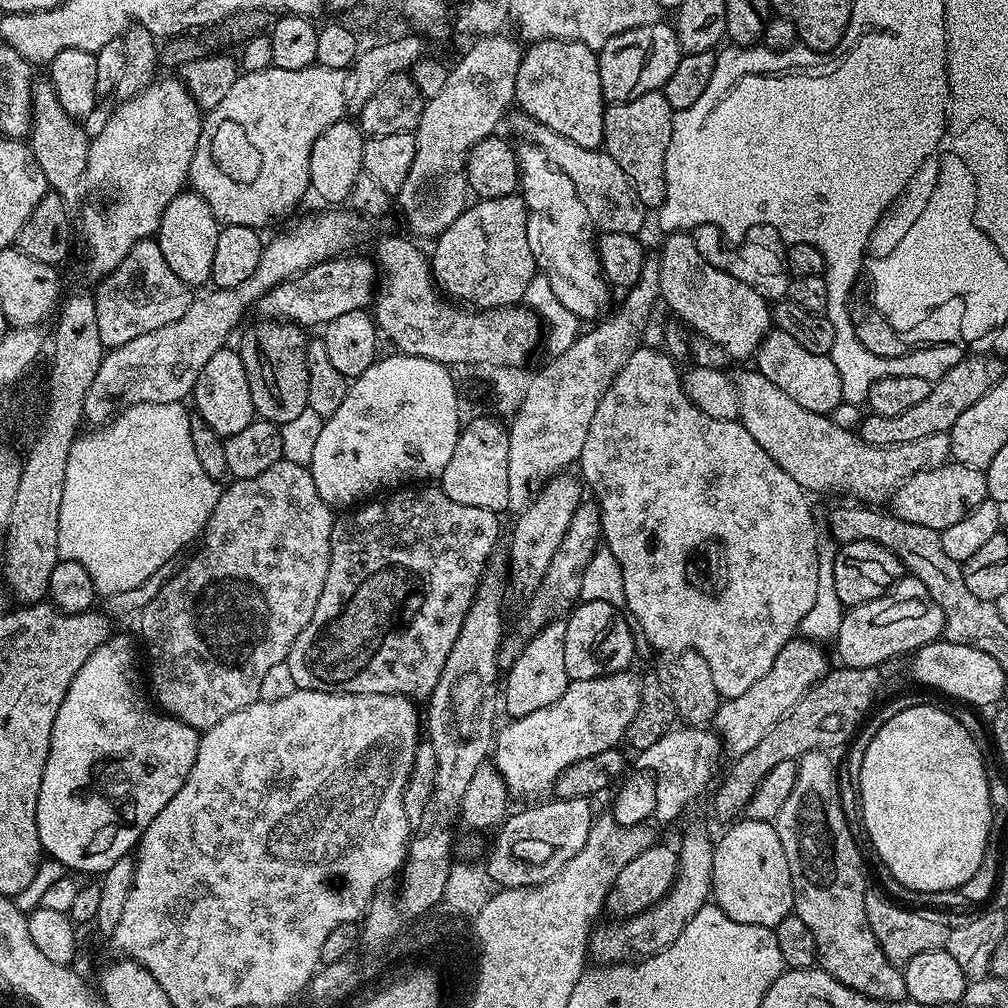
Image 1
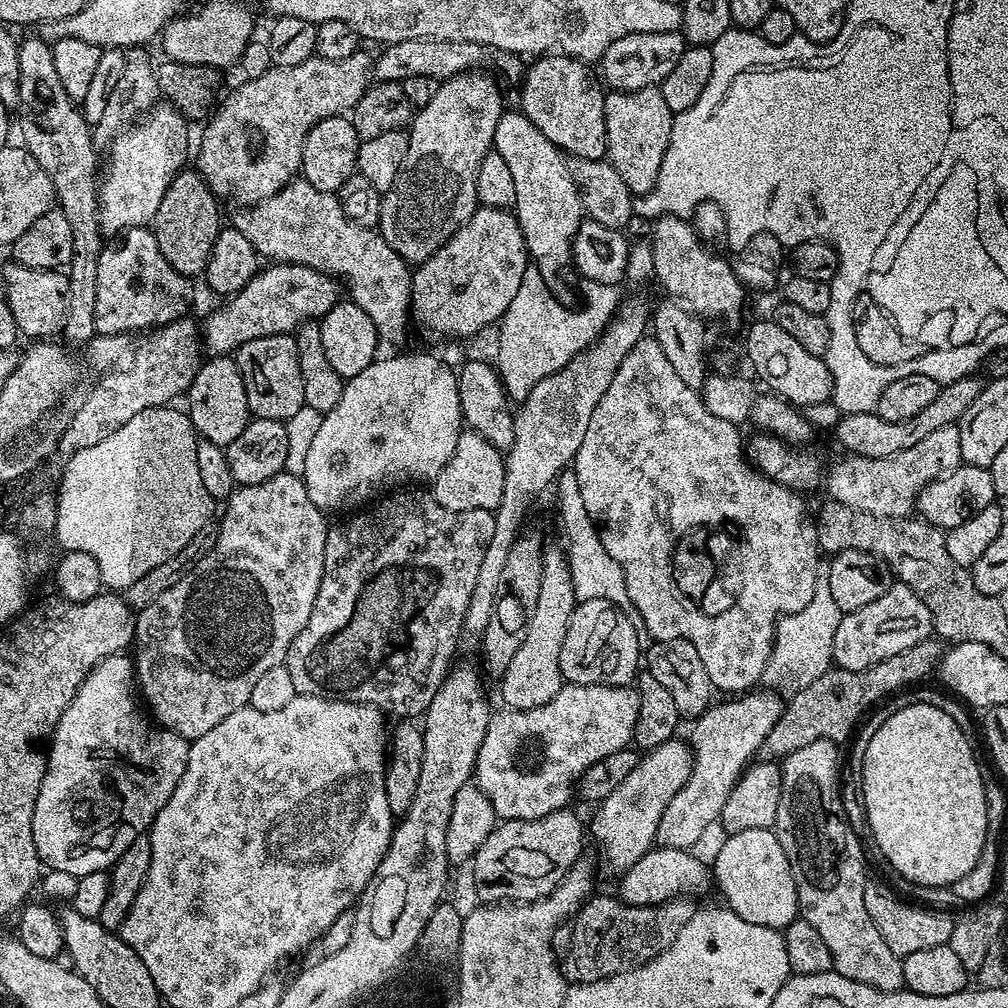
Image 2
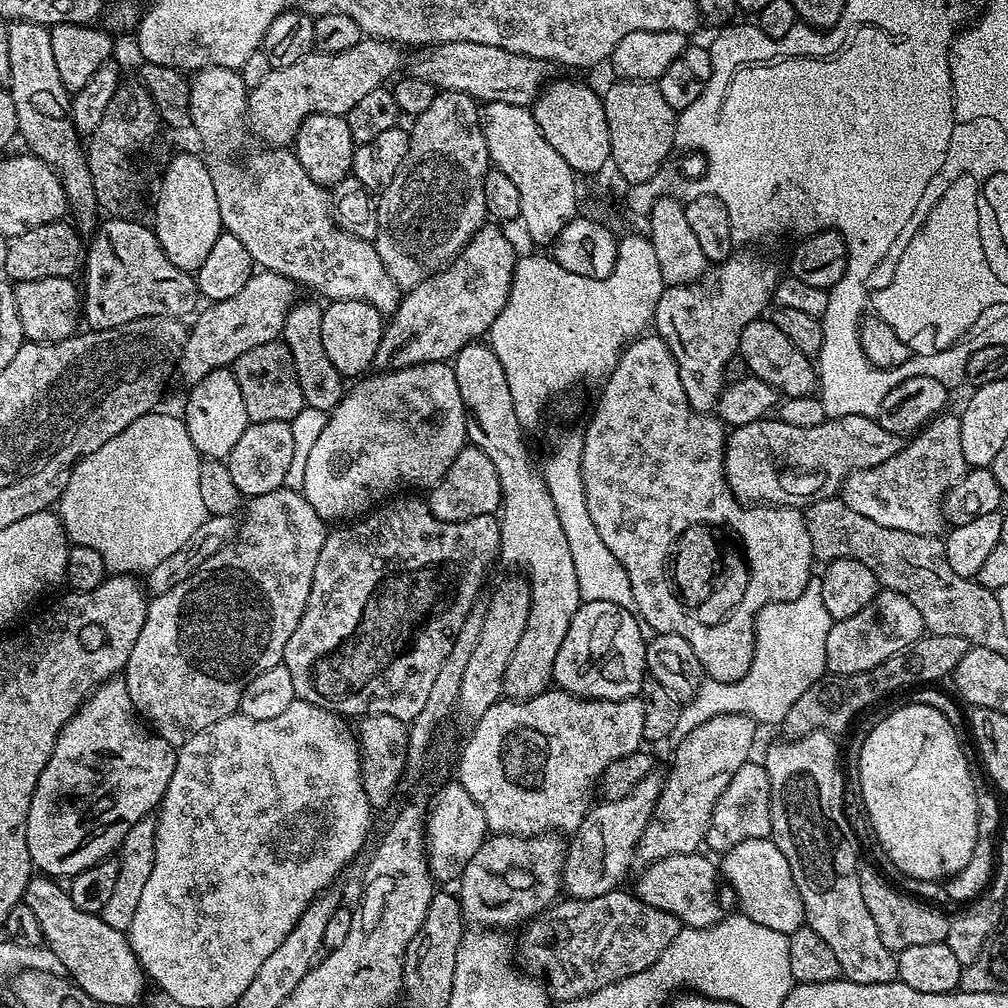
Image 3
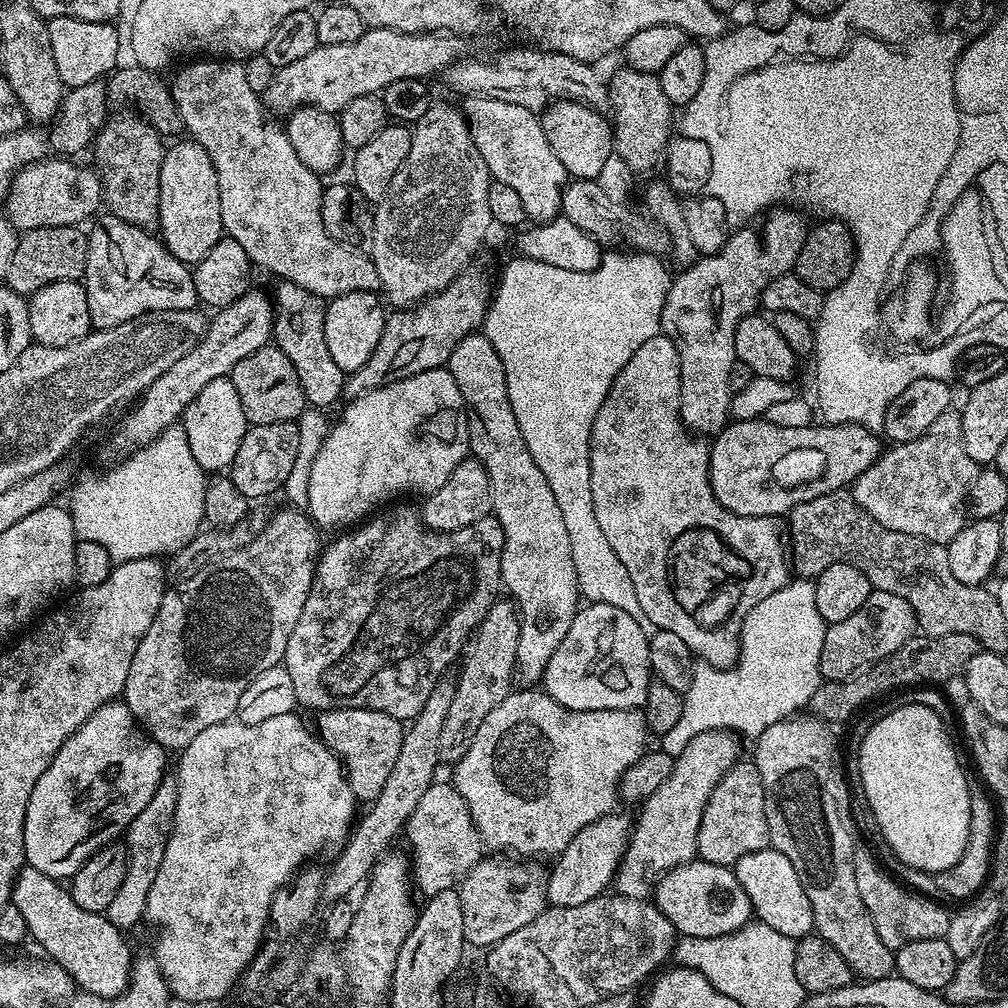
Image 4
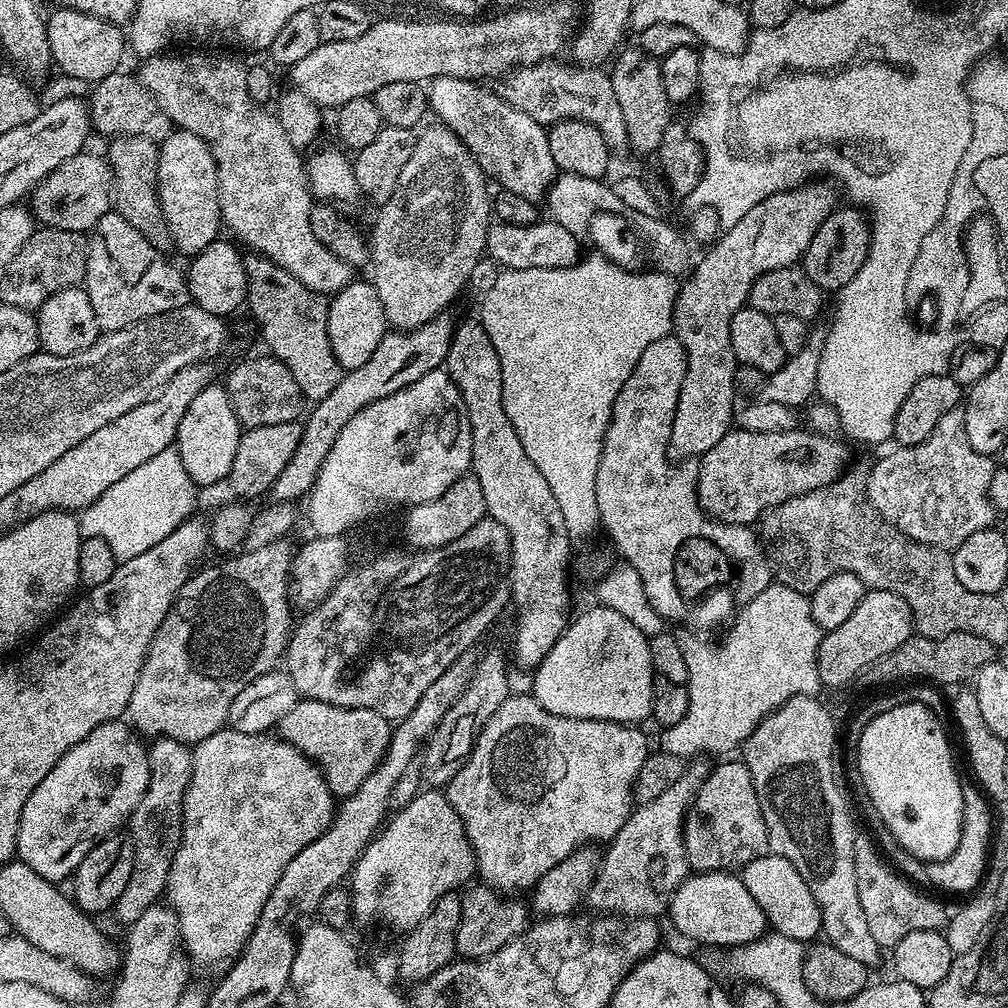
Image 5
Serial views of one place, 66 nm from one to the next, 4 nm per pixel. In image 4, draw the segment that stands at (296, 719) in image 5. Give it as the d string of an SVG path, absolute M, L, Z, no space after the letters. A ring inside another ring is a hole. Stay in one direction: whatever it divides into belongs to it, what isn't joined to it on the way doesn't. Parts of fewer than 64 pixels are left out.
M331 708L319 713L315 718L316 735L344 765L348 785L357 801L376 800L382 786L386 786L386 778L390 778L390 770L394 770L394 762L398 762L398 753L402 750L406 731L405 725L390 718L390 714L365 708Z

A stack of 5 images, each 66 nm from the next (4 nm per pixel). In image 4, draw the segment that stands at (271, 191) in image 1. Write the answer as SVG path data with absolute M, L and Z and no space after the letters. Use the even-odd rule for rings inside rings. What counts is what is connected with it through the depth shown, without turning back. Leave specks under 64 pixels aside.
M368 28L358 42L342 42L342 46L317 46L306 54L306 58L298 58L298 62L290 62L290 66L275 69L272 74L270 86L262 94L267 111L272 114L281 112L287 114L296 108L321 108L327 112L338 114L354 98L375 96L383 93L390 82L398 82L398 78L418 78L424 80L435 72L443 73L451 64L457 63L465 55L465 37L454 36L450 32L419 32L406 34L398 30L385 28Z

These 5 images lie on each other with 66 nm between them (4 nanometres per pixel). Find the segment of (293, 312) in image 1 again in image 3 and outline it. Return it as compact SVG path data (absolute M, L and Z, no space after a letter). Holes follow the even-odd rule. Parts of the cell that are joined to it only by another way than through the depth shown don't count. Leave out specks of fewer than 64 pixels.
M256 270L246 282L246 286L238 290L238 294L209 303L208 309L204 313L201 311L191 321L188 341L178 352L180 376L185 380L185 385L202 382L202 378L206 378L210 370L235 364L238 358L242 358L242 354L246 354L246 350L254 350L254 346L262 346L262 342L281 339L286 318L292 305L298 300L296 291L298 285L290 278L282 274Z

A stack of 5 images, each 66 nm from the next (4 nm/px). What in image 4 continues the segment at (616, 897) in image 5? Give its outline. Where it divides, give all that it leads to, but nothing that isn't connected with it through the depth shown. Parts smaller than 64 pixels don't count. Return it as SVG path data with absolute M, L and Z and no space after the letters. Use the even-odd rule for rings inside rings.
M710 730L691 739L686 750L673 759L670 778L666 778L666 782L662 782L662 786L639 805L640 817L635 817L632 835L628 837L624 857L616 870L615 895L621 898L629 896L632 902L647 901L644 899L653 895L661 876L696 856L702 810L706 810L714 786L718 786L718 782L722 782L724 775L741 759L739 742L731 731Z

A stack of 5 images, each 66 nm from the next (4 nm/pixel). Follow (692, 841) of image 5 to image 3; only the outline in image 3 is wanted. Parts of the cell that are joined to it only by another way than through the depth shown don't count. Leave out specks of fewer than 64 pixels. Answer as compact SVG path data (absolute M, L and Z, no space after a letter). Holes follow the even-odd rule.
M749 762L738 766L738 774L730 778L730 786L722 790L722 798L714 806L714 814L708 823L707 847L712 847L717 854L728 852L740 842L752 838L769 839L772 834L772 791L770 778L763 763Z

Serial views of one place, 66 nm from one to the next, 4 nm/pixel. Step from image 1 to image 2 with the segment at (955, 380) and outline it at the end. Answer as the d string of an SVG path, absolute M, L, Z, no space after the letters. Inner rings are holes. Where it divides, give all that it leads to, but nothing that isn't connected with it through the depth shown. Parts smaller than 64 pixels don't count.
M973 374L953 384L943 385L938 398L934 398L934 402L930 402L930 406L926 406L921 413L914 414L914 418L906 418L906 422L886 422L874 410L844 414L834 429L836 440L845 448L845 453L853 456L890 458L894 454L902 454L902 450L910 450L914 442L922 442L926 434L934 434L934 430L942 430L942 426L959 422L962 414L966 414L970 402L978 398L982 387L982 380L978 377L979 375Z

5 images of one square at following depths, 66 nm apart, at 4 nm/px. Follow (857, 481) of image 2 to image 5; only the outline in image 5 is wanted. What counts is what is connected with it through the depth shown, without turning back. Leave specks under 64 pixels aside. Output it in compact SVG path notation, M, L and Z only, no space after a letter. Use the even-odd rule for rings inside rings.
M963 407L945 414L926 442L912 448L893 449L866 472L868 500L889 526L920 544L945 550L955 550L970 534L993 527L992 519L997 519L998 513L992 507L988 491L997 465L993 457L978 454L970 446Z

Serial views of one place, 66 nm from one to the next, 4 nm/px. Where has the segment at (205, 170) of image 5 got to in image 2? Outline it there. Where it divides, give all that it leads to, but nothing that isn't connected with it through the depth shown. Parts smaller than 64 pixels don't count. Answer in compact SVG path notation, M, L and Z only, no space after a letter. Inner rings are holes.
M195 170L180 171L158 205L154 221L158 250L162 250L162 258L166 258L166 262L170 262L170 266L174 266L174 270L183 276L199 277L208 264L210 250L214 250L214 242L222 227L219 206L218 197Z

